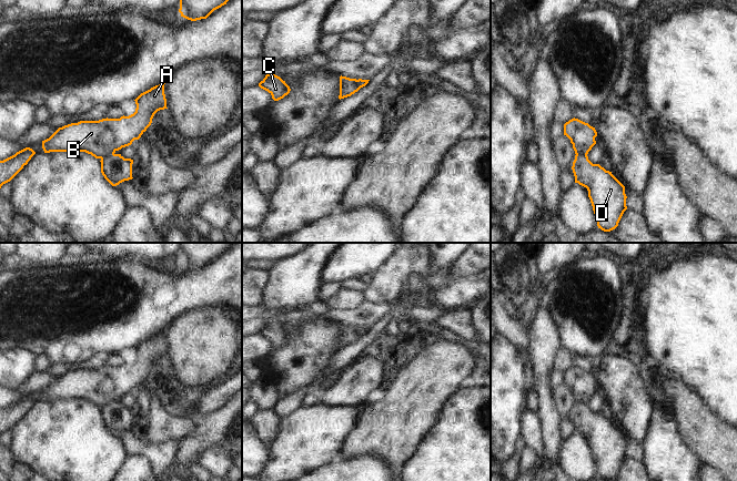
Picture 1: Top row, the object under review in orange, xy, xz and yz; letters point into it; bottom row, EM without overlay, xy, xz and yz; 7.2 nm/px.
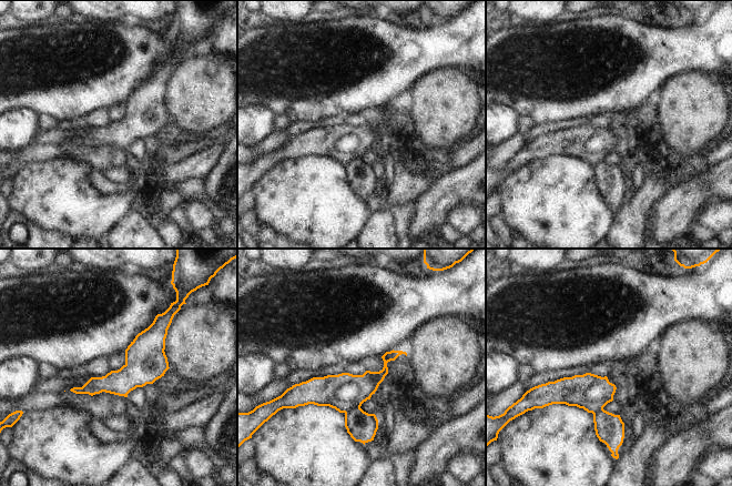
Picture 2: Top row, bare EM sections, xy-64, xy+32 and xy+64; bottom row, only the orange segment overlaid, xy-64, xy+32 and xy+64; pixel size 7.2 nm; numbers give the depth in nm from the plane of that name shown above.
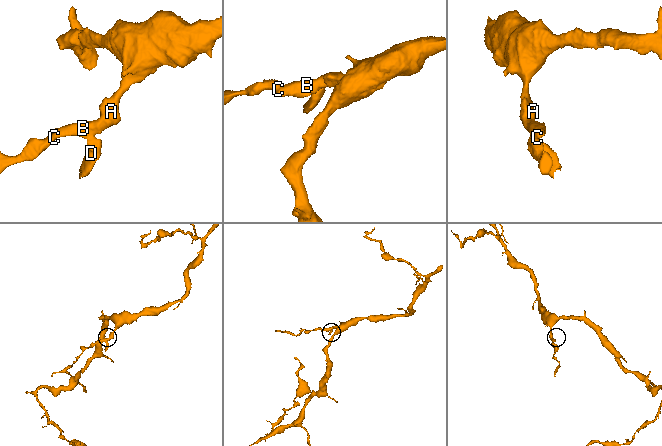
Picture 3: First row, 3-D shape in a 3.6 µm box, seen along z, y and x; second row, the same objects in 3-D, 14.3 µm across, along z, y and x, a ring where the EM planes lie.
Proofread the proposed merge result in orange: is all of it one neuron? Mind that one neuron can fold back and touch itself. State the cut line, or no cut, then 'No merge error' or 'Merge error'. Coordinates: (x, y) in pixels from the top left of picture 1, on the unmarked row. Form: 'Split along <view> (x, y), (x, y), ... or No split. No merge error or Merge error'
Split along xy (113, 401), (109, 401), (101, 407). Merge error

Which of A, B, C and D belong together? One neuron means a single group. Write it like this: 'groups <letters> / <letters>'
groups A B C / D

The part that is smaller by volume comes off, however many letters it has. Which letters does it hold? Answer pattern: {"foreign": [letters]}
{"foreign": ["D"]}

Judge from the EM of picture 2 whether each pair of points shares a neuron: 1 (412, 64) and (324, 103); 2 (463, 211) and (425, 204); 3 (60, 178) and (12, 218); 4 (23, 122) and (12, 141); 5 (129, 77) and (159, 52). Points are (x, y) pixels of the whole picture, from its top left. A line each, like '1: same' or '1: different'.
1: same
2: different
3: different
4: same
5: same

